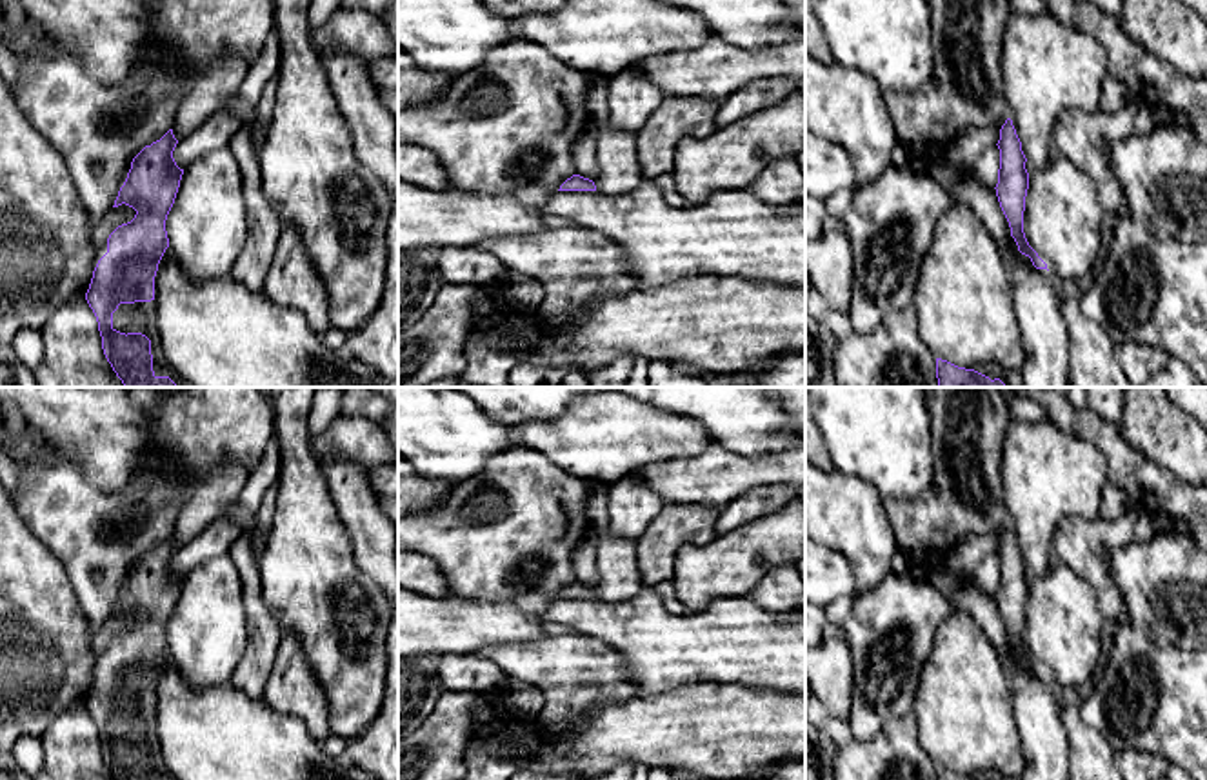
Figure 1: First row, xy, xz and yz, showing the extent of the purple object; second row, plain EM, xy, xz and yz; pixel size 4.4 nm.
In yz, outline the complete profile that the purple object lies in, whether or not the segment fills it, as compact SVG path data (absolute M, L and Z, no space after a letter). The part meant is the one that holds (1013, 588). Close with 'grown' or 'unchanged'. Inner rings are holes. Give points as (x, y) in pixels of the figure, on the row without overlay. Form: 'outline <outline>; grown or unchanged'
outline M1007 525L1002 533L1000 547L996 553L1000 556L1000 576L998 591L994 596L1000 615L1009 629L1011 644L1014 645L1018 658L1029 664L1036 676L1047 676L1047 671L1029 653L1023 640L1023 618L1029 596L1029 580L1025 576L1027 565L1022 558L1022 549L1011 525Z; unchanged

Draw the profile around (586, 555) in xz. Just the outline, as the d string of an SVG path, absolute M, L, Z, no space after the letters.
M589 527L584 540L573 553L576 582L594 589L598 582L596 562L598 562L598 535L593 527Z

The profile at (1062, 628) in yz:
M1065 564L1029 582L1023 640L1060 695L1094 678L1103 620L1094 589Z

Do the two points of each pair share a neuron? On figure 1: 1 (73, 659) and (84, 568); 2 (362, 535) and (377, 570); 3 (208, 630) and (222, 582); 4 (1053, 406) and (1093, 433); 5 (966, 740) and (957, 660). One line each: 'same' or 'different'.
1: different
2: same
3: same
4: same
5: same

